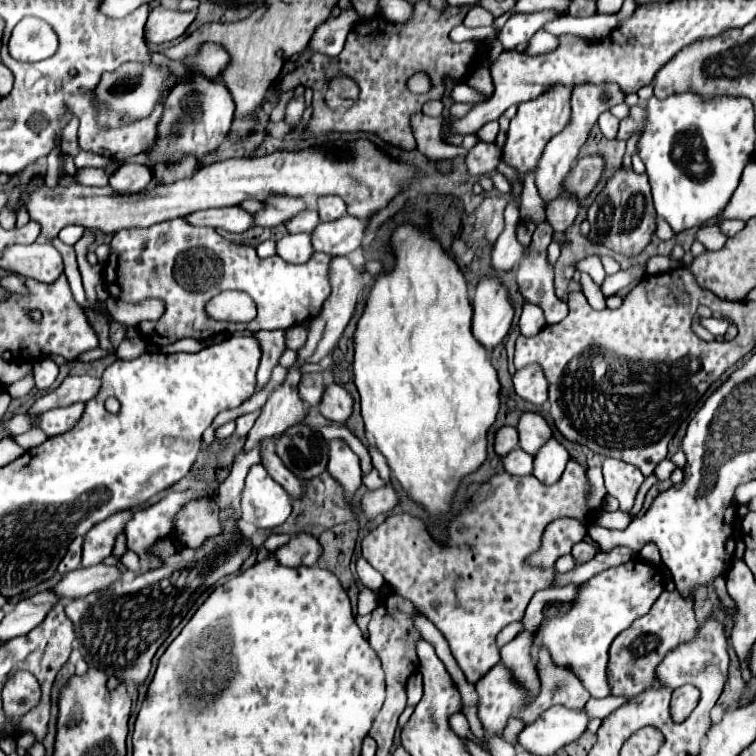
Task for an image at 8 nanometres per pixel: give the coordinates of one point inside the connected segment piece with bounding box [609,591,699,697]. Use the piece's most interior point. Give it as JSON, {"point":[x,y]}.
{"point":[634,656]}

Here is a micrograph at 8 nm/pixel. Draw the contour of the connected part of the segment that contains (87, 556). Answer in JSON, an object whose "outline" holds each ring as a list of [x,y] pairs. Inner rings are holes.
{"outline":[[[121,511],[109,519],[97,523],[83,541],[83,567],[99,565],[105,557],[113,553],[113,543],[117,533],[123,531],[125,523],[131,519],[131,511]]]}

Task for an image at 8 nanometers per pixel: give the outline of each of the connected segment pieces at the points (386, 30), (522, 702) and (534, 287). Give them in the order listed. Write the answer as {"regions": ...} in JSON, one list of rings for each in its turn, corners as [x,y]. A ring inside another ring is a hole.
{"regions":[[[[419,1],[413,5],[413,9],[413,19],[405,25],[391,23],[383,15],[375,15],[369,21],[359,21],[347,35],[345,49],[337,57],[319,57],[319,53],[315,53],[309,63],[283,77],[283,81],[277,85],[281,93],[293,91],[297,85],[313,89],[313,117],[307,123],[309,133],[369,131],[403,149],[415,147],[415,139],[409,127],[411,113],[421,111],[425,101],[443,97],[443,75],[461,79],[471,69],[475,69],[479,45],[475,41],[453,43],[449,39],[449,31],[463,21],[469,5],[447,7],[439,11],[429,7],[427,1]],[[415,73],[427,73],[431,79],[431,91],[417,95],[407,89],[407,81]],[[339,75],[351,77],[359,85],[359,99],[351,109],[333,111],[327,107],[327,103],[323,103],[323,91],[329,87],[329,81]]],[[[541,647],[539,649],[539,679],[541,679],[541,689],[537,695],[529,695],[527,689],[523,685],[517,683],[513,671],[499,663],[495,665],[475,687],[477,687],[477,693],[479,693],[479,707],[477,707],[477,715],[479,715],[479,721],[483,723],[483,729],[493,733],[493,735],[499,735],[505,725],[509,723],[509,719],[521,719],[523,723],[531,723],[535,721],[535,717],[541,717],[541,713],[553,705],[567,705],[567,707],[585,707],[585,703],[591,699],[591,695],[587,693],[587,689],[581,685],[581,679],[569,669],[569,667],[563,667],[563,665],[557,665],[553,659],[551,659],[551,653]],[[561,677],[569,677],[569,687],[561,689],[559,693],[553,693],[553,687],[561,681]]],[[[549,223],[537,225],[529,245],[529,255],[517,269],[517,283],[521,295],[529,297],[529,303],[543,309],[547,323],[559,323],[567,317],[569,305],[557,299],[553,291],[553,267],[547,263],[547,245],[551,243],[551,235],[553,229]]]]}

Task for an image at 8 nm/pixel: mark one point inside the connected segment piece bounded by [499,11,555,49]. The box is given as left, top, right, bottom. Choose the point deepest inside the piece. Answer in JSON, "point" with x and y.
{"point":[520,28]}

